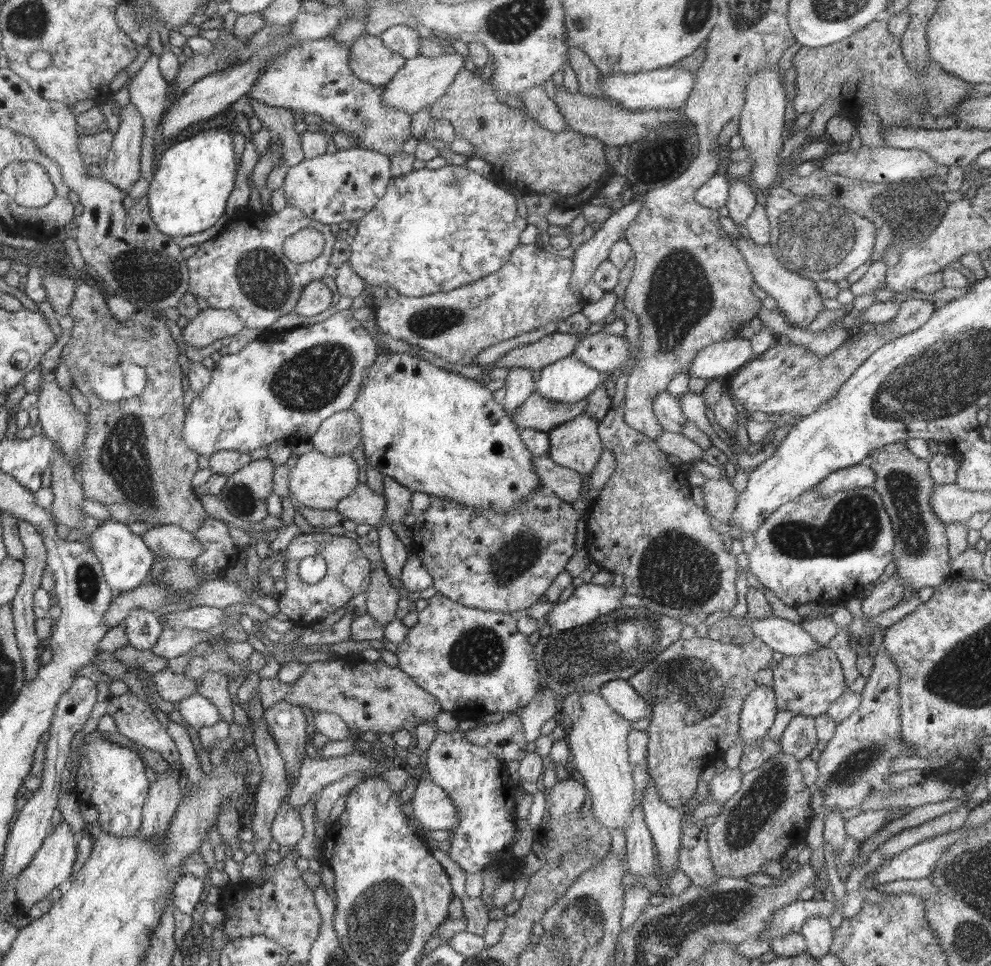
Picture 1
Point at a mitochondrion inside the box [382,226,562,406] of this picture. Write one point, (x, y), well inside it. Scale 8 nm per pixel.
(428, 322)

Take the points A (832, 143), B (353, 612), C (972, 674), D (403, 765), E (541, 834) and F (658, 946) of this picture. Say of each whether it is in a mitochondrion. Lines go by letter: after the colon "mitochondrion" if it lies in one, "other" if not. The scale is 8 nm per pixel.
A: other
B: other
C: mitochondrion
D: other
E: other
F: mitochondrion

